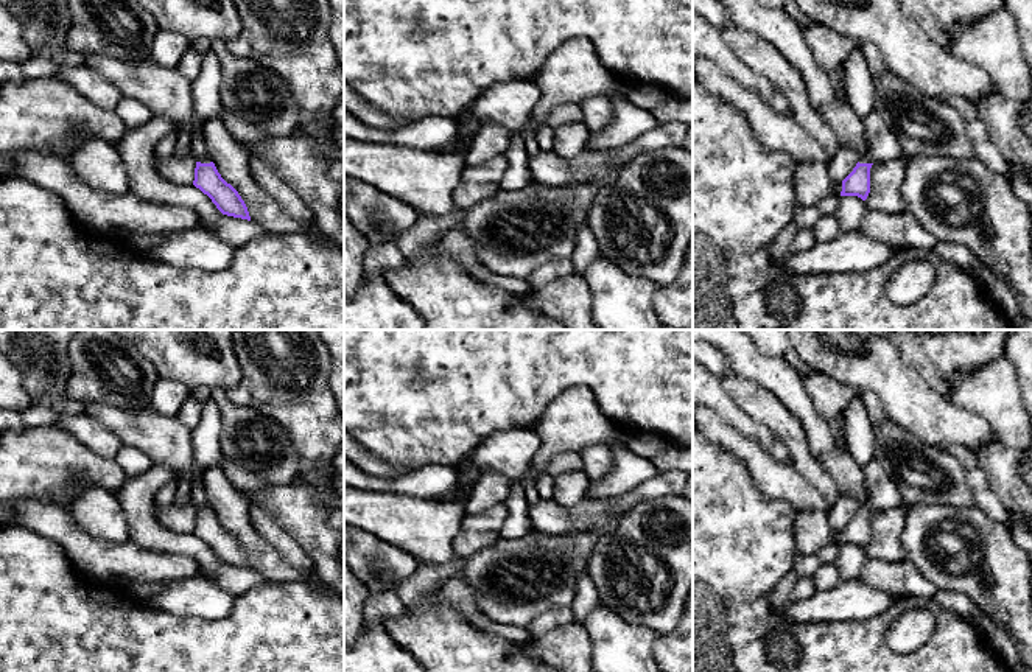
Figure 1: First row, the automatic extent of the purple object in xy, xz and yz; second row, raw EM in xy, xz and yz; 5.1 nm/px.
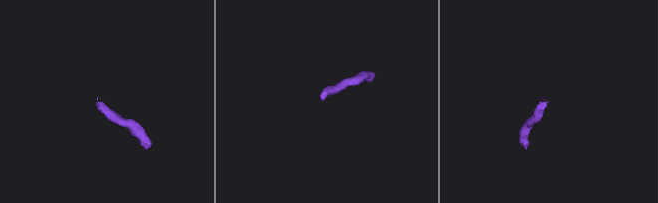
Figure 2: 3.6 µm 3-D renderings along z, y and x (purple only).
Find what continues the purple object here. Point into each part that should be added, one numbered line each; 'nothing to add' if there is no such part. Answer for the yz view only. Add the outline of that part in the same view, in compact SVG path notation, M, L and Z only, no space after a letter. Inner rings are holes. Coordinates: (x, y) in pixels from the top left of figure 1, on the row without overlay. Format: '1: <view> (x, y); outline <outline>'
1: yz (881, 492); outline M870 459L861 467L867 492L867 502L859 507L859 512L890 510L904 504L900 488L887 476L879 460Z

